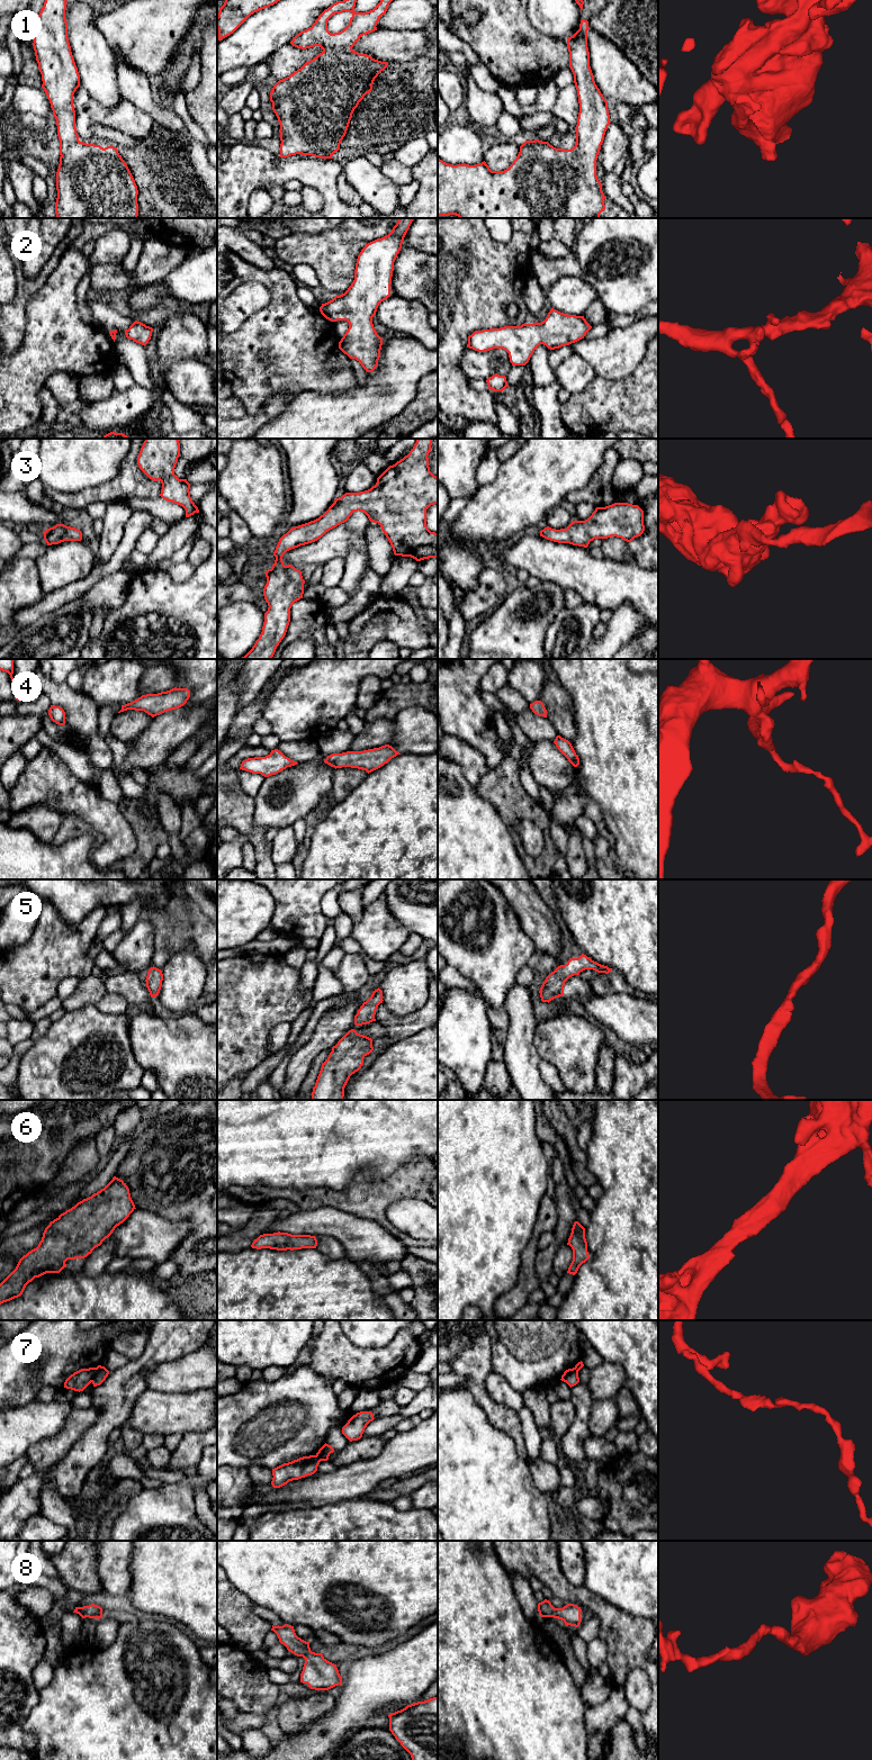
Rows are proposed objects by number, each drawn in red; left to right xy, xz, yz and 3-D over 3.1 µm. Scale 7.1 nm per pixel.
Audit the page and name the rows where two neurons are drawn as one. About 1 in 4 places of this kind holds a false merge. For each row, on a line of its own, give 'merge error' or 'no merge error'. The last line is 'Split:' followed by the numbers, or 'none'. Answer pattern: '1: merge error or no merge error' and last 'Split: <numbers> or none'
1: no merge error
2: no merge error
3: no merge error
4: no merge error
5: no merge error
6: no merge error
7: merge error
8: no merge error
Split: 7

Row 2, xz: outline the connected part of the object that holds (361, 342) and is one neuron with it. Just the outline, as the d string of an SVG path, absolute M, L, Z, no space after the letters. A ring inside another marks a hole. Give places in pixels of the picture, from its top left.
M398 218L398 222L388 235L366 244L358 255L354 280L351 286L344 294L335 296L320 307L321 314L326 319L331 322L347 321L349 323L348 331L339 342L339 349L350 359L359 361L367 372L372 372L378 365L383 345L383 339L374 327L372 317L376 315L379 304L390 296L394 262L414 219Z

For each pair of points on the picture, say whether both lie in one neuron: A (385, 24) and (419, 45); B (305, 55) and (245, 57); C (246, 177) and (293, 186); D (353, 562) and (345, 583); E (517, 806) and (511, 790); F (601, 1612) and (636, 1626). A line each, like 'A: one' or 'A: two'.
A: two
B: two
C: two
D: one
E: one
F: one

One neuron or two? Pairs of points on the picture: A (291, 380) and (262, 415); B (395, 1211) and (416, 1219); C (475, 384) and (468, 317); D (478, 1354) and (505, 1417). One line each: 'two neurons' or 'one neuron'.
A: two neurons
B: one neuron
C: two neurons
D: one neuron

